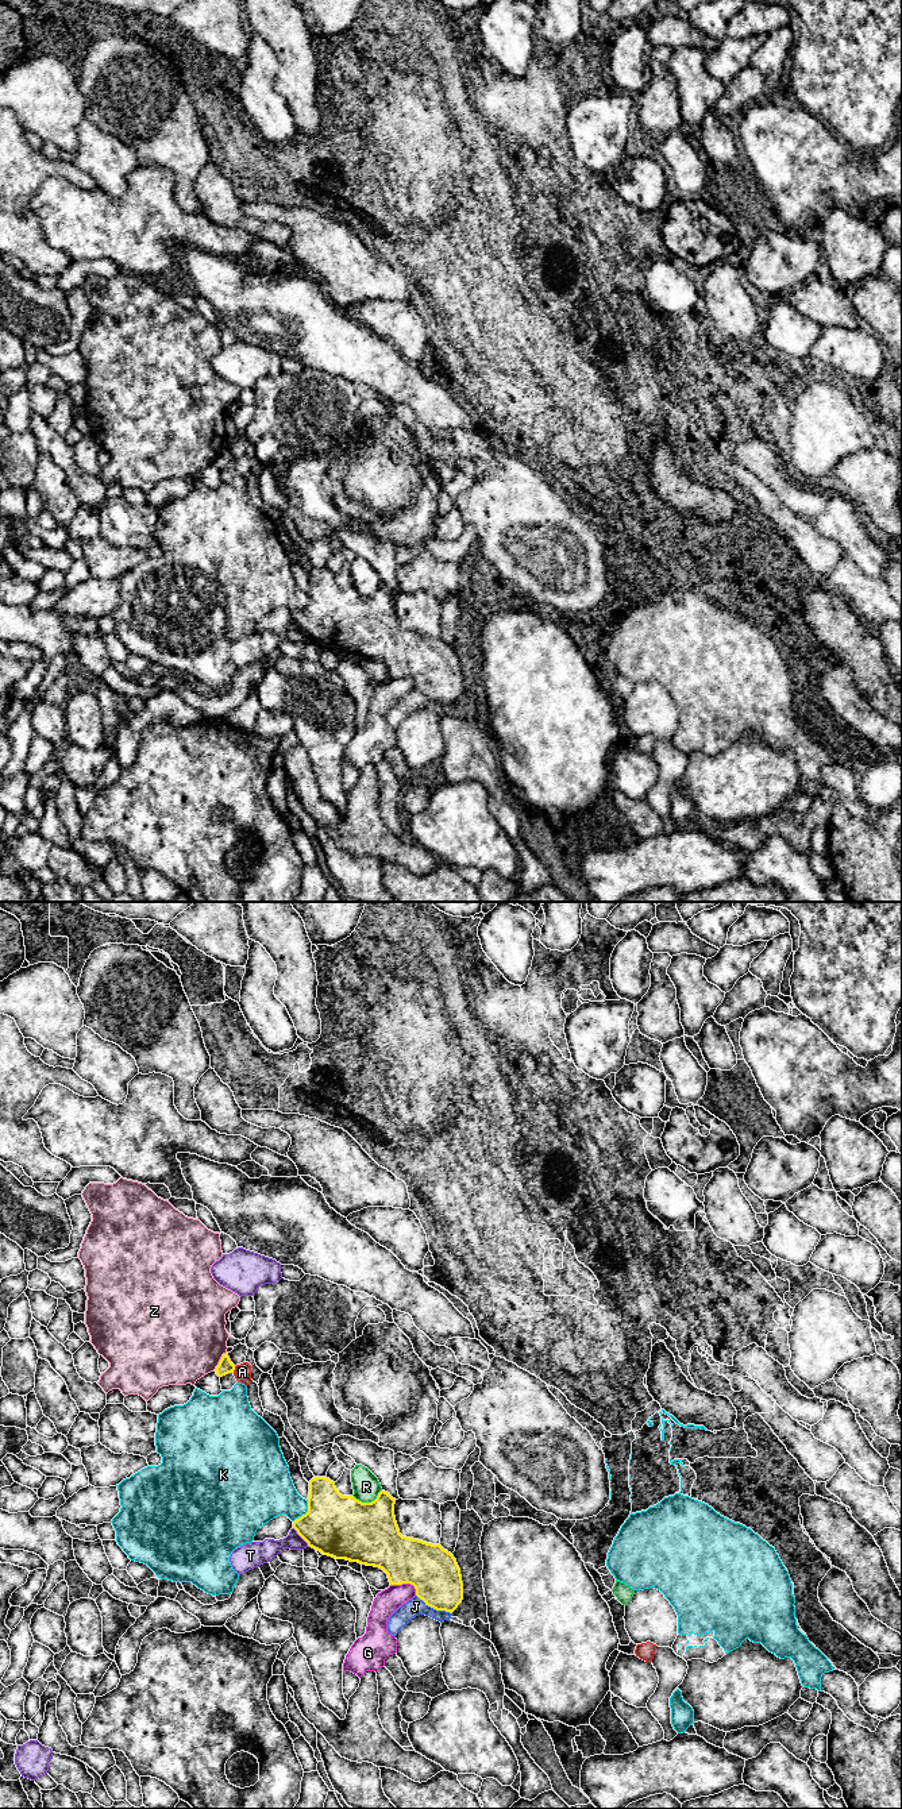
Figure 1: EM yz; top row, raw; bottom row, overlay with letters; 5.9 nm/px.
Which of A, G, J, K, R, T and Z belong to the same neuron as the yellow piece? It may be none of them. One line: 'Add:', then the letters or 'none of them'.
Add: none of them

